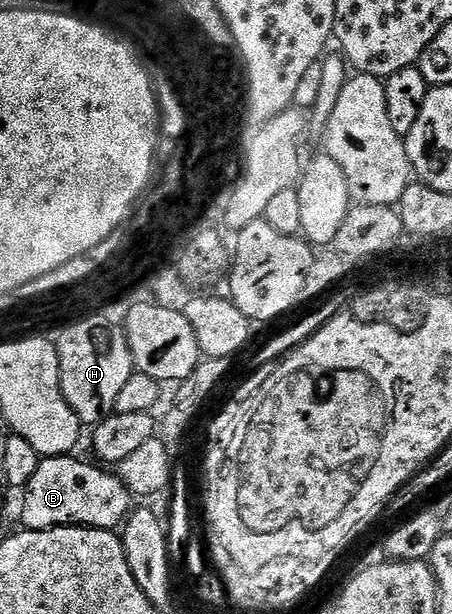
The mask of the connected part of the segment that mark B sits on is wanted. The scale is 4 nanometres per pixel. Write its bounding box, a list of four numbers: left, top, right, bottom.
[24,454,133,528]

